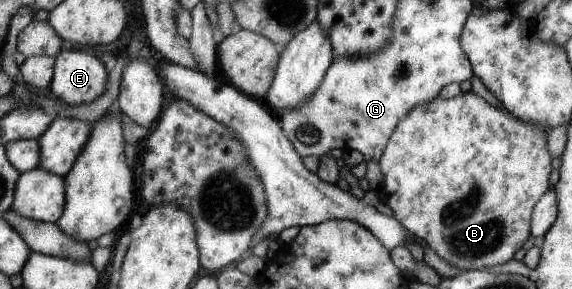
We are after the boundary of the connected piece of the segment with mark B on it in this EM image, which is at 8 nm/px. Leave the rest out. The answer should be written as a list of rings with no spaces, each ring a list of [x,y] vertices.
[[[460,93],[451,99],[442,100],[438,96],[427,103],[412,107],[408,111],[407,118],[399,122],[394,134],[388,139],[387,146],[384,147],[382,158],[378,161],[380,172],[382,173],[382,191],[386,193],[386,205],[392,210],[393,217],[399,225],[407,232],[422,239],[434,254],[449,267],[462,270],[495,270],[496,267],[508,262],[513,257],[514,251],[521,248],[522,243],[528,237],[528,223],[531,223],[530,211],[548,191],[548,175],[550,175],[550,155],[546,151],[546,135],[550,129],[546,129],[535,122],[528,122],[515,115],[511,115],[507,110],[502,111],[498,107],[488,105],[484,99],[476,97],[474,93]]]

